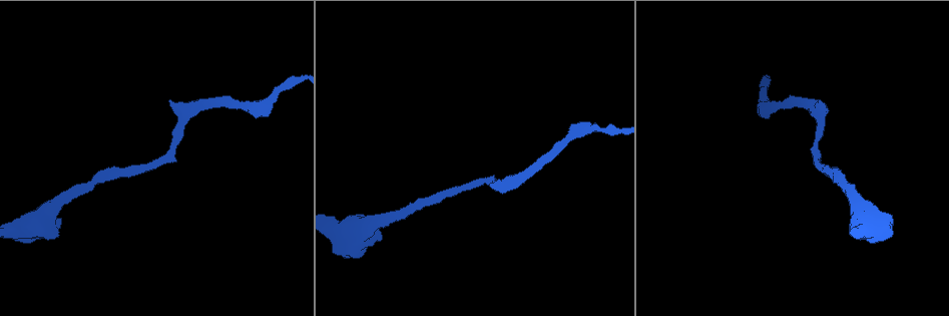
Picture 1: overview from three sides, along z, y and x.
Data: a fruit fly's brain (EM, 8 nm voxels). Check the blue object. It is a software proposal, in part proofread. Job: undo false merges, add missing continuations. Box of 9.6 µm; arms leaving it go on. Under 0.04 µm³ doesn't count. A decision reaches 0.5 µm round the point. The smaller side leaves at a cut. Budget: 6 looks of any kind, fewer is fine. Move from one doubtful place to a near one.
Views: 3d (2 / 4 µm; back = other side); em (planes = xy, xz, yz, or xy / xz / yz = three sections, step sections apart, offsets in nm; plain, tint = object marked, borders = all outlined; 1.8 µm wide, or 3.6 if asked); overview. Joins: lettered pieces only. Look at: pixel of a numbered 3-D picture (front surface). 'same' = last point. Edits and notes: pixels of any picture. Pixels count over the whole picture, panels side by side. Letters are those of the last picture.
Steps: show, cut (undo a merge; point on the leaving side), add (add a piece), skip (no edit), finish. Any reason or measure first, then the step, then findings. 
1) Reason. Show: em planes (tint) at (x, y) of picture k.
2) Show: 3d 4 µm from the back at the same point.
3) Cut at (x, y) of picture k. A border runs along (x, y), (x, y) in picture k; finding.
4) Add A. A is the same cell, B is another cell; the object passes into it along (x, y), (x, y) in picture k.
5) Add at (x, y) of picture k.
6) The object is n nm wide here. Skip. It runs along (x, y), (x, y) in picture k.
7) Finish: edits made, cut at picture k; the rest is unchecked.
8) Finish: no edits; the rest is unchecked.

Show: 3d 4 µm at (882, 241) of picture 1.

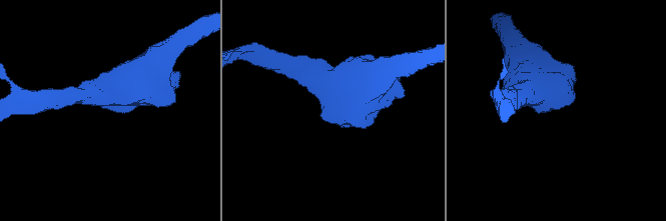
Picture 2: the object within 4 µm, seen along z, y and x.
Show: em 3.6 µm planes (borders) at (559, 109) of picture 2.

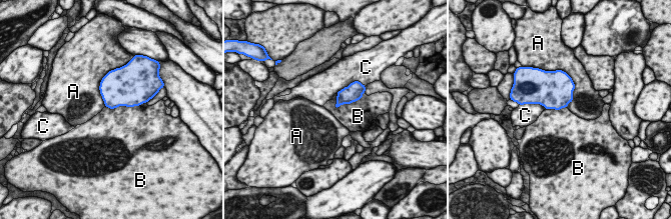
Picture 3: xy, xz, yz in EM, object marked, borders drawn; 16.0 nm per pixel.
Skip. A, B and C are other cells; a border runs along (365, 91), (356, 101), (334, 108) in picture 3; no lettered piece goes on from it.

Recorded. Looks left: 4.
Branch stops here. Show: 3d 4 µm at (169, 100) of picture 1.

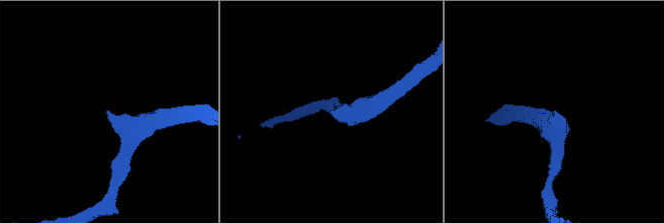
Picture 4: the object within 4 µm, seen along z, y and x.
Shape alone is not enough. Show: em planes (plain) at (330, 111) of picture 4.

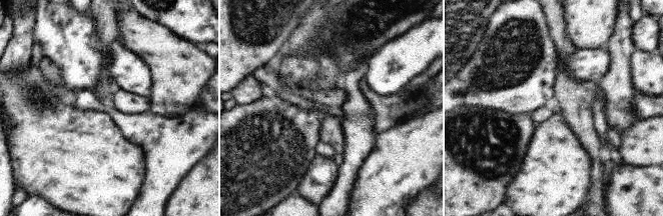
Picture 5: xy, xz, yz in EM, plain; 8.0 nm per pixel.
What lies round it. Show: em planes (borders) at the same point.

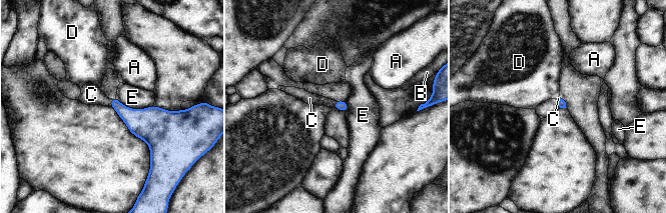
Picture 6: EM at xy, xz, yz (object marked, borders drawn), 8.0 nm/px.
The longest contact is with E, 300 nm. Add C. C is the same cell, A, B, D and E are other cells; the object passes into it along (136, 120), (111, 102), (91, 94) in picture 6; the neuron continues.

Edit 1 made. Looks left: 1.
Finish: edits made, add at picture 6; the rest is unchecked.

